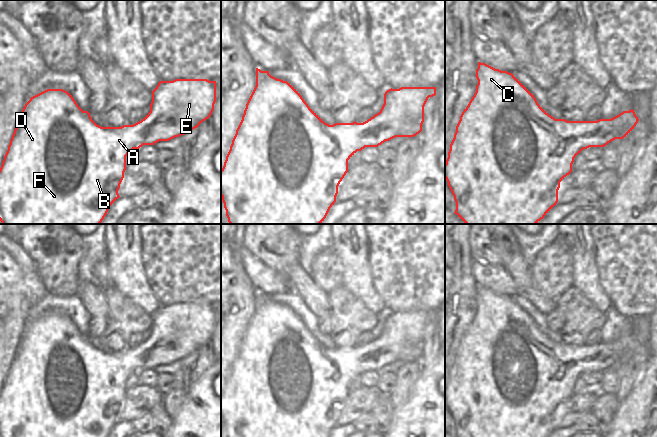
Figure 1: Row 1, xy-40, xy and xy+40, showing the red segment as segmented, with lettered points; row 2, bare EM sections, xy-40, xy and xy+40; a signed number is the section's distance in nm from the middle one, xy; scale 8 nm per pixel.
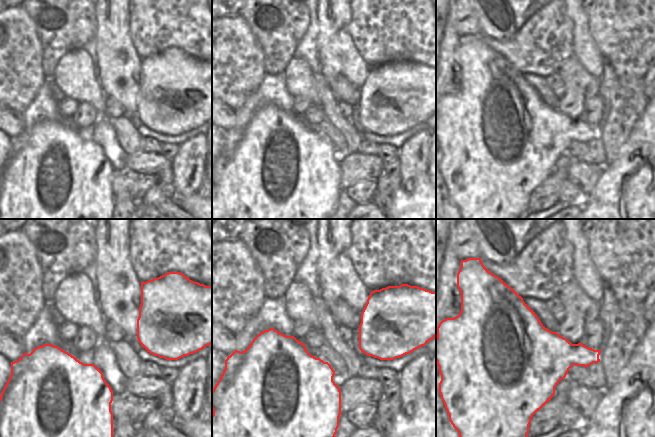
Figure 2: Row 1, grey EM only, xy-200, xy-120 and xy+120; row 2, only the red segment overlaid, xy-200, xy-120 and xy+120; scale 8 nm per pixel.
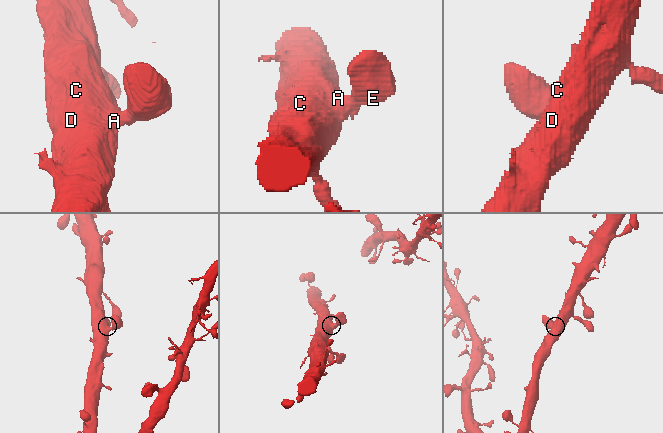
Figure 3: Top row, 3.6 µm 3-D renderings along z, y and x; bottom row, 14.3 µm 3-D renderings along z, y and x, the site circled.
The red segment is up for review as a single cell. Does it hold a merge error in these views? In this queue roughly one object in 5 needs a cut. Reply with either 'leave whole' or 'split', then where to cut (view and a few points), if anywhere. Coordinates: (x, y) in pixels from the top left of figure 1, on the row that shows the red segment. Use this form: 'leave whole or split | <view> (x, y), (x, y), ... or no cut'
leave whole | no cut

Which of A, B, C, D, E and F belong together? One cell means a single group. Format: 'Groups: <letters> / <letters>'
Groups: A B C D E F

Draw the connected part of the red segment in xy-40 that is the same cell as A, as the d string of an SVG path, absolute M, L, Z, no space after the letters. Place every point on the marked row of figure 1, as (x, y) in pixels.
M207 79L160 81L152 91L150 112L141 121L133 125L123 125L121 127L101 127L92 120L90 113L83 111L72 95L63 89L47 89L31 97L22 110L0 168L0 221L2 224L100 224L110 206L120 197L118 190L126 170L126 156L133 149L139 149L143 145L154 145L159 141L169 141L197 128L211 116L215 102L216 81Z

